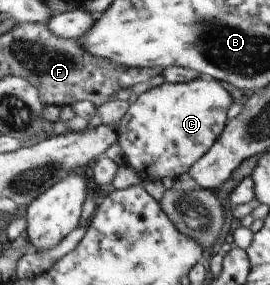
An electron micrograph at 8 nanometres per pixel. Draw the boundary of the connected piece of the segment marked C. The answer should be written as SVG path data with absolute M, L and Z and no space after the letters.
M200 77L188 83L170 84L164 82L151 87L133 98L132 104L123 115L119 125L119 147L123 153L124 163L132 166L144 181L161 180L162 177L175 179L188 172L197 160L205 155L210 146L226 125L226 111L232 102L225 84L219 80Z

